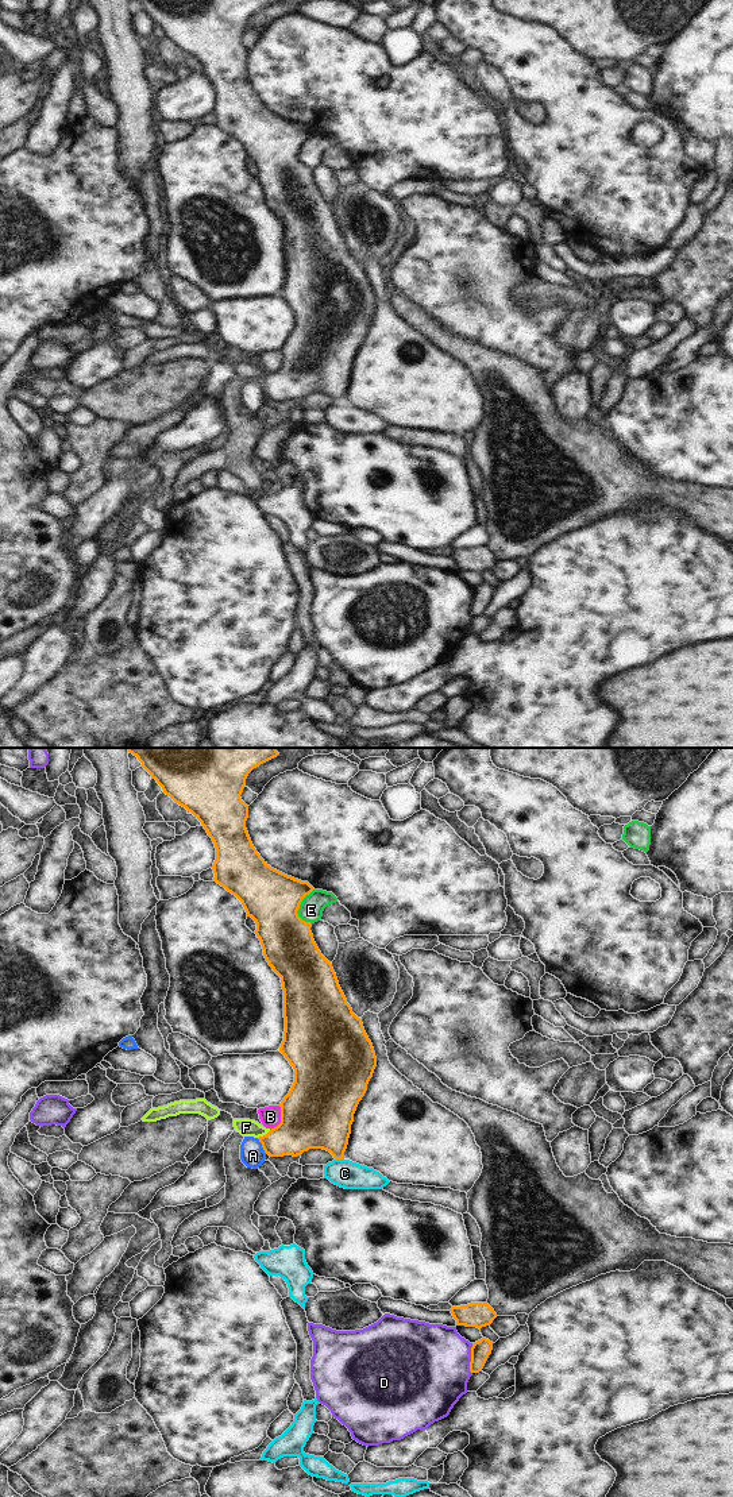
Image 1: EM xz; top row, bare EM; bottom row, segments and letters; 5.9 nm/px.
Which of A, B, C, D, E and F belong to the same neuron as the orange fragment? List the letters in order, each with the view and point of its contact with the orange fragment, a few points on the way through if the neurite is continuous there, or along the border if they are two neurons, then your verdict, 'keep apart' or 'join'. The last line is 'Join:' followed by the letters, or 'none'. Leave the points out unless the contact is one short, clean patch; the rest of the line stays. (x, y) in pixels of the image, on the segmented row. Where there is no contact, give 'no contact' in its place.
A: meets orange in xz at (262, 1146); border along xz (257, 1138), (266, 1153); keep apart
B: meets orange in xz at (281, 1119); keep apart
C: meets orange in xz at (339, 1158); keep apart
D: meets orange in xz at (471, 1358); keep apart
E: meets orange in xz at (299, 907); keep apart
F: meets orange in xz at (263, 1135); runs through xz (304, 1125), (293, 1135), (263, 1135), (254, 1129), (246, 1127); join
Join: F

